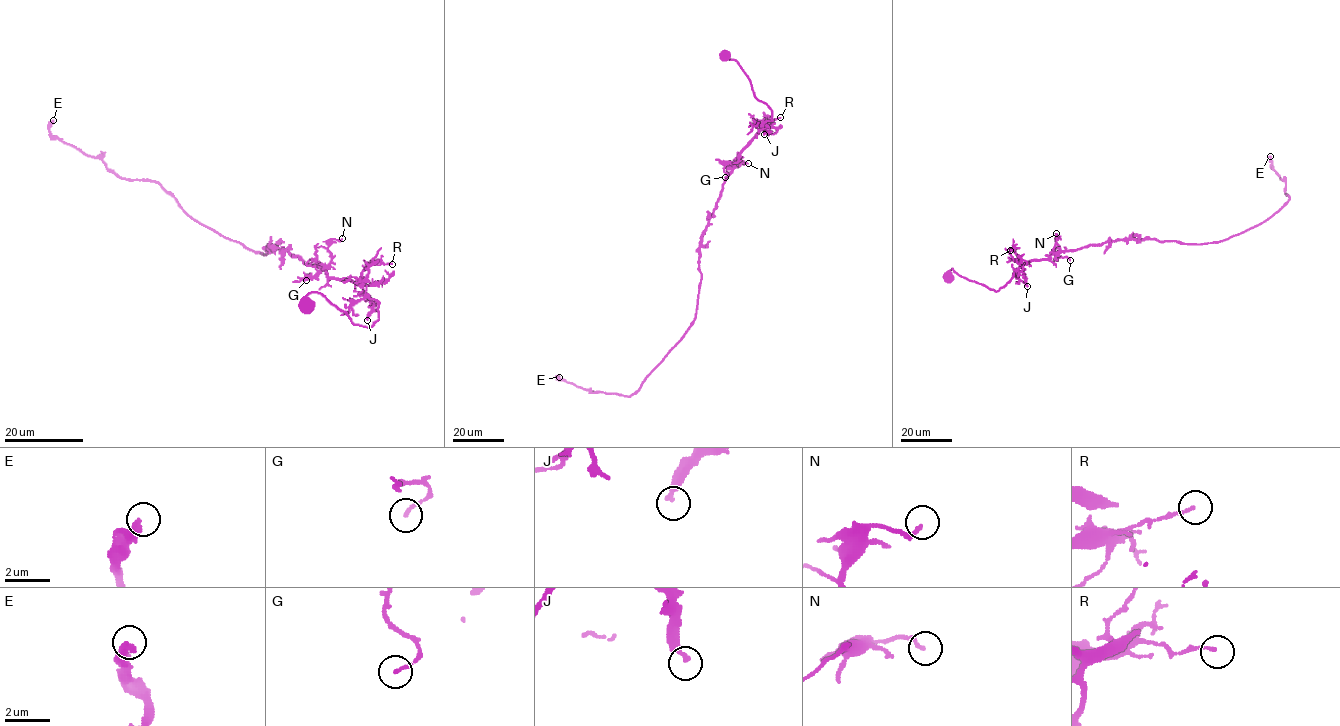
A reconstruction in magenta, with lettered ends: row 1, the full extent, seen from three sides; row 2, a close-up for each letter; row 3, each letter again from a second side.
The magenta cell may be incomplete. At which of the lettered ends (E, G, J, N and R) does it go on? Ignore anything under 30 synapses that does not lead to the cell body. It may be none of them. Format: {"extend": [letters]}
{"extend": []}

